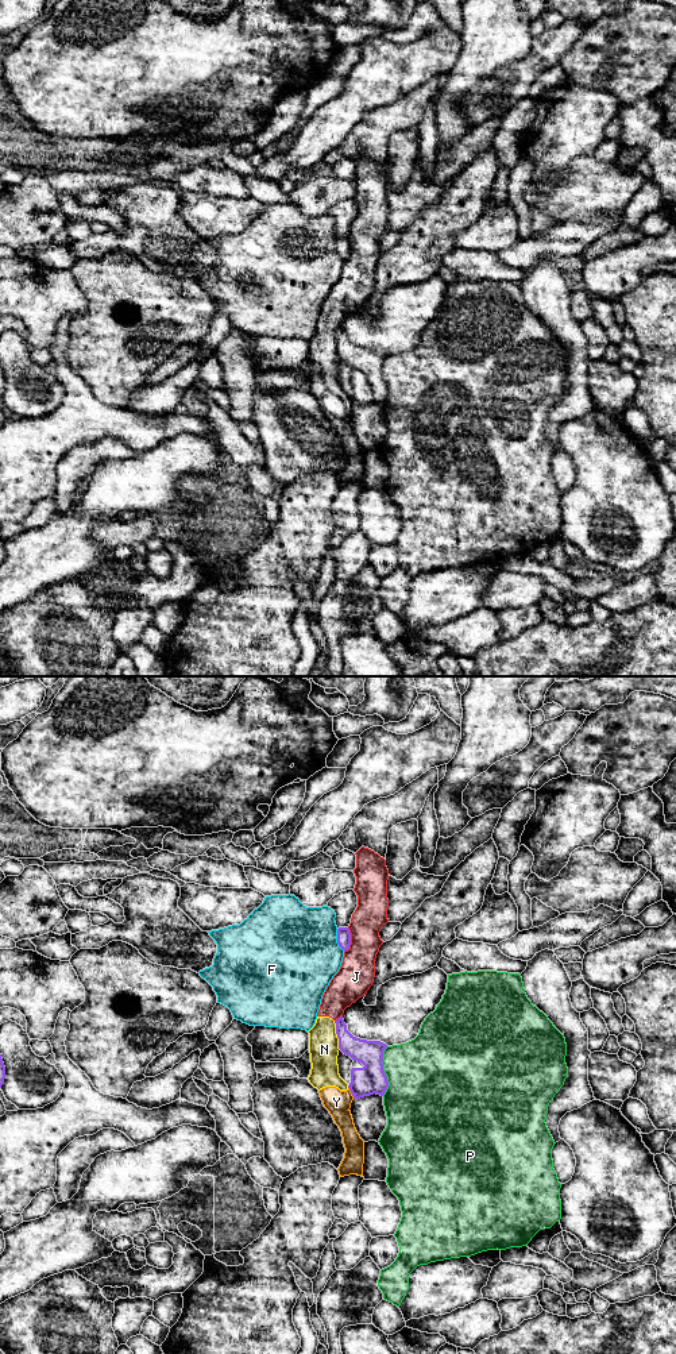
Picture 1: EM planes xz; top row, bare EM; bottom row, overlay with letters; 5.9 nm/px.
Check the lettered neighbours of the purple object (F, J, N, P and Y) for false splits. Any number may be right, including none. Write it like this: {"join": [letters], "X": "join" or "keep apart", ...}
{"join": [], "F": "keep apart", "J": "keep apart", "N": "keep apart", "P": "keep apart", "Y": "keep apart"}

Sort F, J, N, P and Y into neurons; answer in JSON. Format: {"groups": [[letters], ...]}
{"groups": [["F"], ["J", "N", "Y"], ["P"]]}

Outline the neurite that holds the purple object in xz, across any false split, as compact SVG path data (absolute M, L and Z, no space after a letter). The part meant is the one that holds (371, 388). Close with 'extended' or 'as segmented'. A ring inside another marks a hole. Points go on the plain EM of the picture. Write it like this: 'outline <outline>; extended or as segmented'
outline M343 325L335 329L339 358L354 370L362 371L363 377L351 378L351 391L348 394L354 408L370 404L383 405L387 396L387 385L383 379L383 360L387 356L381 350L367 350L354 346L344 332Z; as segmented

